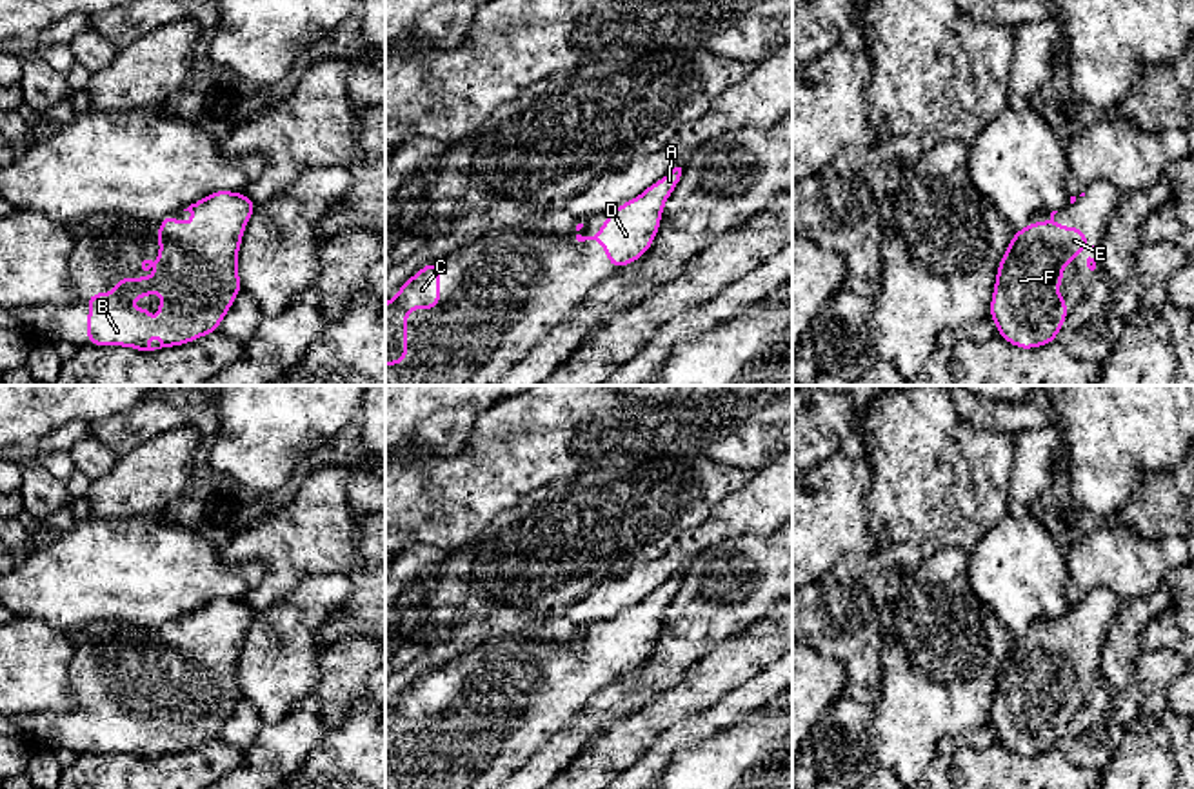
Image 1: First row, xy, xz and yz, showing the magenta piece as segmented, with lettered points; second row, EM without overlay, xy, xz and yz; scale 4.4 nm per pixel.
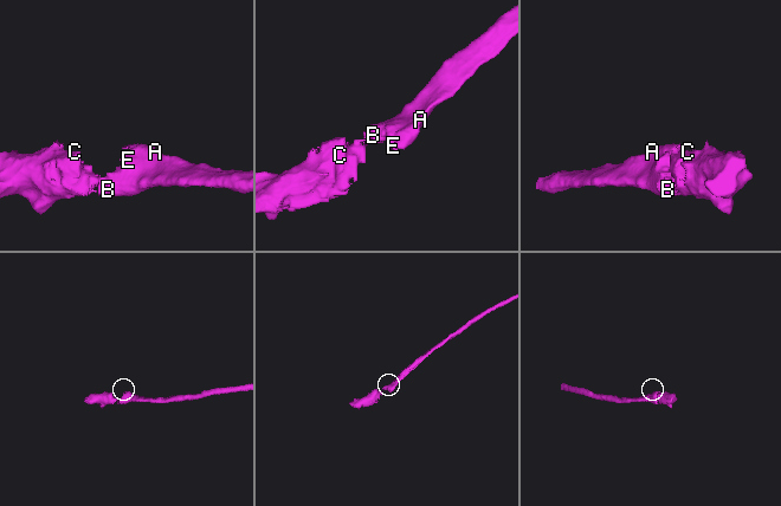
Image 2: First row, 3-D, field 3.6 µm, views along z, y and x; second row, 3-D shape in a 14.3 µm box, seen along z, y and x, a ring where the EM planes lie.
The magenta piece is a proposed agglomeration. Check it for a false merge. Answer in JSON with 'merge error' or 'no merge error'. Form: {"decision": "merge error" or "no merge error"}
{"decision": "no merge error"}

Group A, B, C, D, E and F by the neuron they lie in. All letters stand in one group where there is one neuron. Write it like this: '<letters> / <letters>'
A B C D E F

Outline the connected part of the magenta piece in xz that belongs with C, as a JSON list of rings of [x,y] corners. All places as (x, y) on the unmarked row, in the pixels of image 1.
[[[429,669],[385,711],[385,774],[407,767],[407,718],[440,713],[440,671]]]

